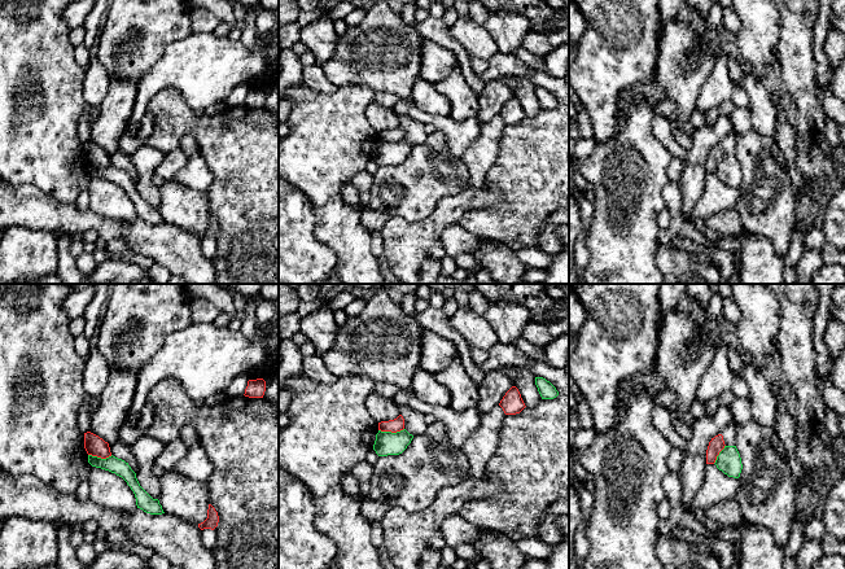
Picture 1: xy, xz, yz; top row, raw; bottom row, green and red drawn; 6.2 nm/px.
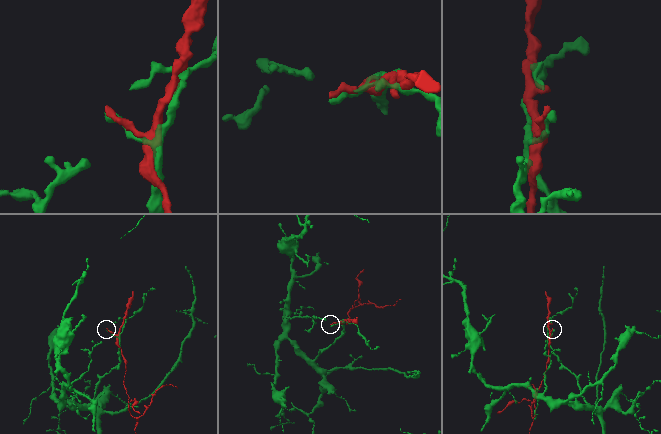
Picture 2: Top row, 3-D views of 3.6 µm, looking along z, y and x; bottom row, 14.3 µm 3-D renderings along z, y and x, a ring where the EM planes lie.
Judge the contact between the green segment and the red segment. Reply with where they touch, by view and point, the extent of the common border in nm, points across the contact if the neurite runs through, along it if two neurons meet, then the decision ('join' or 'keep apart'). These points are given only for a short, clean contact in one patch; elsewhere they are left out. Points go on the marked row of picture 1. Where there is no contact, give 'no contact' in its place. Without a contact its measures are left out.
meets green in xz at (390, 432); contact 160 nm long; keep apart

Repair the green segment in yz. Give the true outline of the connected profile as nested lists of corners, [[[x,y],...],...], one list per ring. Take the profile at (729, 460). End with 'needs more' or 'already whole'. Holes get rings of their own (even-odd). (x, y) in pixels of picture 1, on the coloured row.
[[[724,446],[714,463],[728,477],[739,478],[743,464],[736,446]]]; already whole

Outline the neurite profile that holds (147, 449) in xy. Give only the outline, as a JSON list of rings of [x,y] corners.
[[[143,434],[131,446],[139,463],[136,478],[140,486],[153,499],[158,499],[161,494],[161,483],[159,478],[154,476],[152,469],[156,465],[157,456],[165,450],[166,443],[154,437]]]

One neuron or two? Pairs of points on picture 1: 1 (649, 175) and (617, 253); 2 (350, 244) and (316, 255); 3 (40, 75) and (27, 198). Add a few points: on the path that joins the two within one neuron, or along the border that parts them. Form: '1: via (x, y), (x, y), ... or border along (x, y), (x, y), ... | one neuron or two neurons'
1: via (630, 195), (629, 215), (624, 223), (622, 233) | one neuron
2: border along (315, 224), (315, 236), (336, 254), (335, 270) | two neurons
3: border along (13, 185), (34, 184), (55, 200) | two neurons

